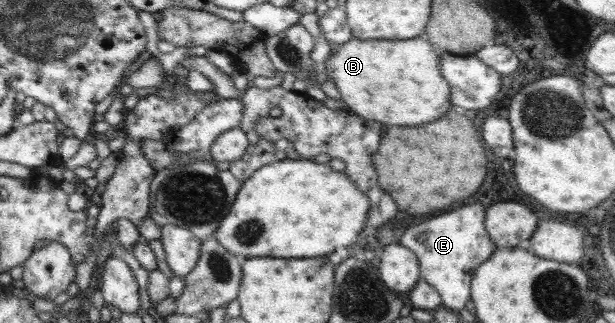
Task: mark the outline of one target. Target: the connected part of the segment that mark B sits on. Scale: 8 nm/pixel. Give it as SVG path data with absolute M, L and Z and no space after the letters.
M360 40L340 45L326 60L327 76L334 80L341 99L354 114L392 126L424 124L440 118L448 108L446 80L440 76L438 54L430 42L414 40Z

